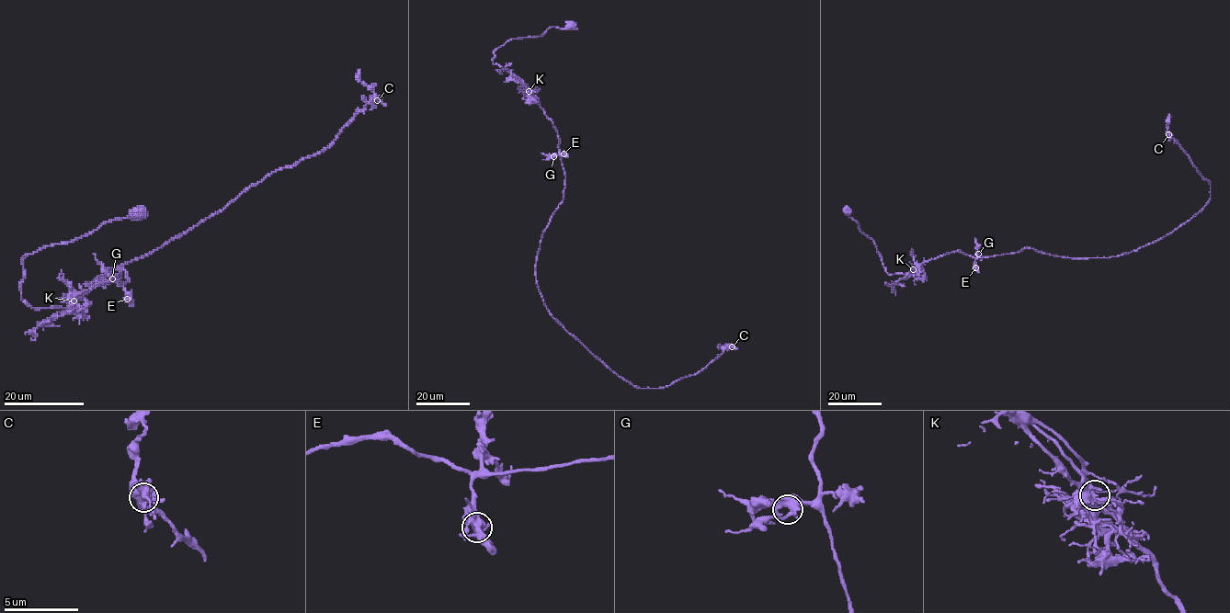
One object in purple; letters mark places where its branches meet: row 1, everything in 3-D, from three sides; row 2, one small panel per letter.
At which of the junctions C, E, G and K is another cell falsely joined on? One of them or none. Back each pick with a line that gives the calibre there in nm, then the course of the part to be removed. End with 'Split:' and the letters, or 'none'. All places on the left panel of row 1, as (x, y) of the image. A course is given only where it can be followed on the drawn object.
Split: none

